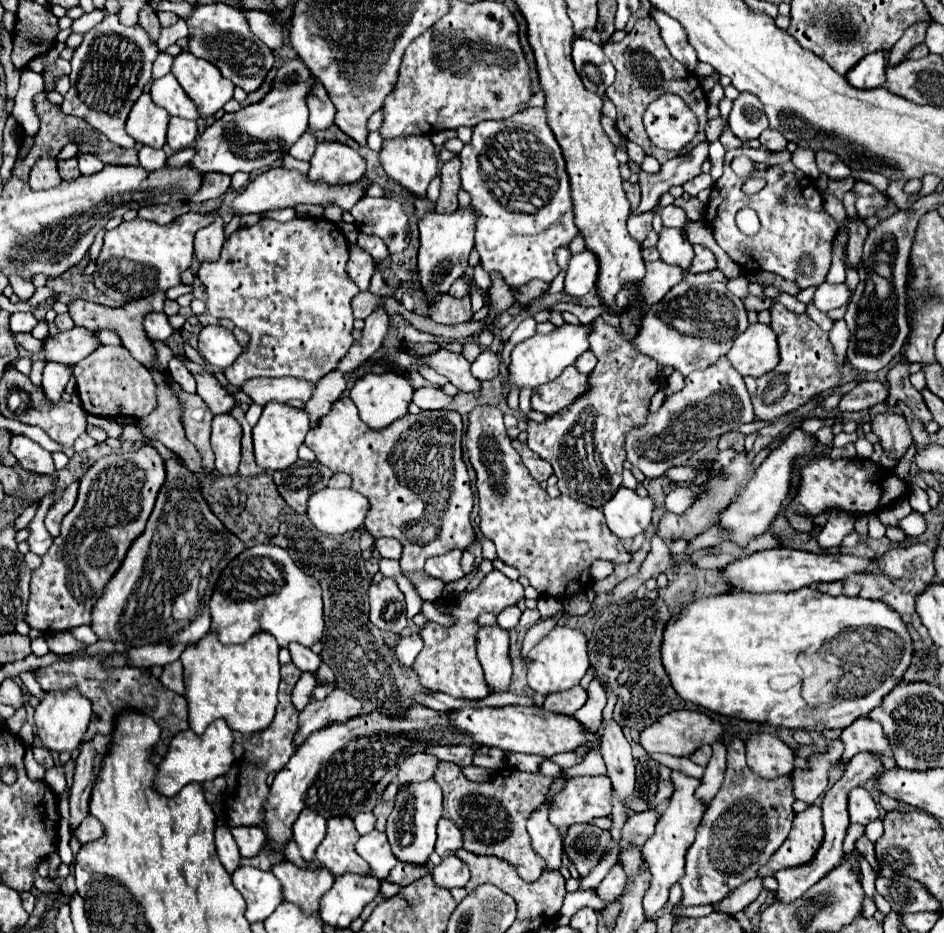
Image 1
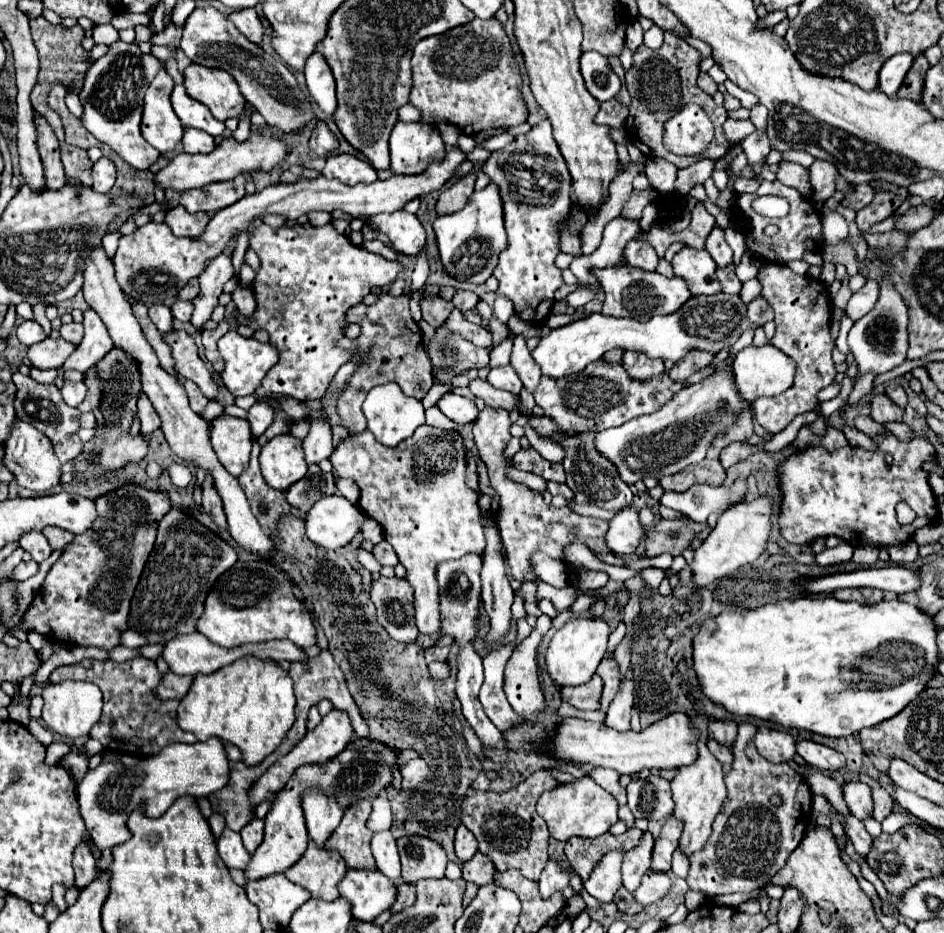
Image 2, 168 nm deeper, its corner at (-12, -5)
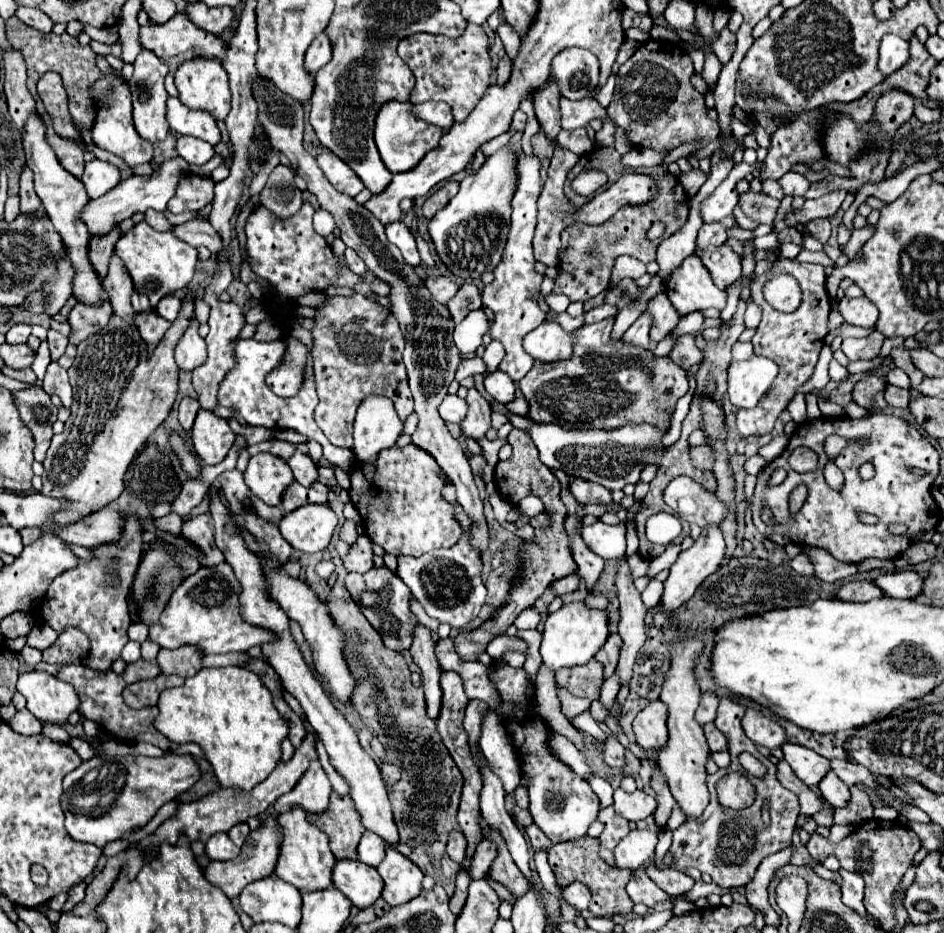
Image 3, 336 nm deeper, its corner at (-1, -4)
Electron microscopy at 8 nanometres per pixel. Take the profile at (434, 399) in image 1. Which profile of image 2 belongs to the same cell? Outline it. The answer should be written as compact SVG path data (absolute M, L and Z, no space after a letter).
M446 393L442 395L442 399L438 401L438 407L440 411L454 423L458 425L466 425L466 423L472 423L478 415L478 409L476 409L476 403L472 399L466 399L466 397L460 397L456 393Z

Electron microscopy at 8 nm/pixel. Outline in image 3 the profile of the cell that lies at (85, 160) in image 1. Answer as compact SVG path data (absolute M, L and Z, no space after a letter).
M91 160L85 164L85 172L81 176L81 182L85 184L85 190L89 194L89 198L99 198L105 192L109 192L109 188L119 184L119 170L109 164L109 162L101 162L101 160Z

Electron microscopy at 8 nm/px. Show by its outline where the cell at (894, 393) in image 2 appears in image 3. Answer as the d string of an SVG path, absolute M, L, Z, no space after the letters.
M887 384L887 388L885 388L885 400L887 400L889 406L907 408L907 404L909 404L909 390L903 390L903 388Z

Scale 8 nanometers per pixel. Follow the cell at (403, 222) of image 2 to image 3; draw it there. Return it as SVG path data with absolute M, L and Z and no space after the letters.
M403 222L387 224L387 226L385 226L385 234L387 234L387 240L401 250L403 258L407 260L407 264L417 266L417 264L421 262L421 260L419 260L417 246L415 246L415 238L413 238L411 230L409 230Z

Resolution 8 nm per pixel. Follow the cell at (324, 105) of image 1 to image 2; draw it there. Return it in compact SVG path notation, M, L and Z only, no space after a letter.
M312 53L306 61L304 69L306 85L314 101L320 105L320 109L326 115L332 115L336 111L336 89L334 89L334 75L330 71L328 61L322 57L322 53Z

